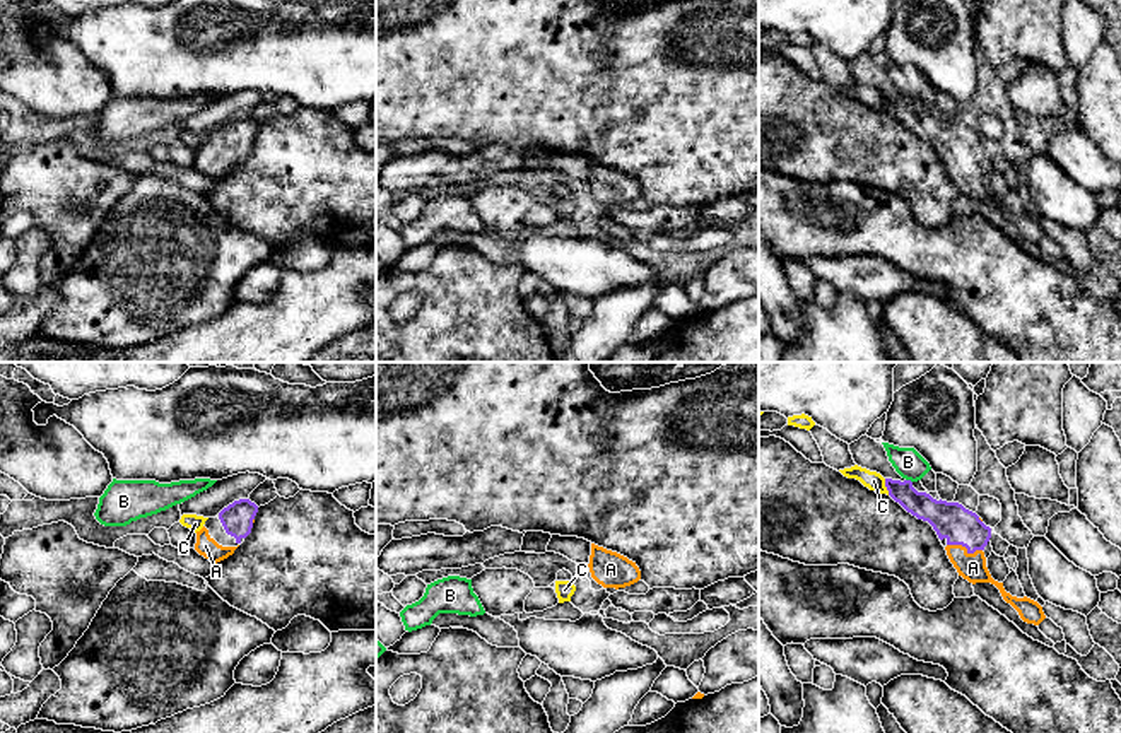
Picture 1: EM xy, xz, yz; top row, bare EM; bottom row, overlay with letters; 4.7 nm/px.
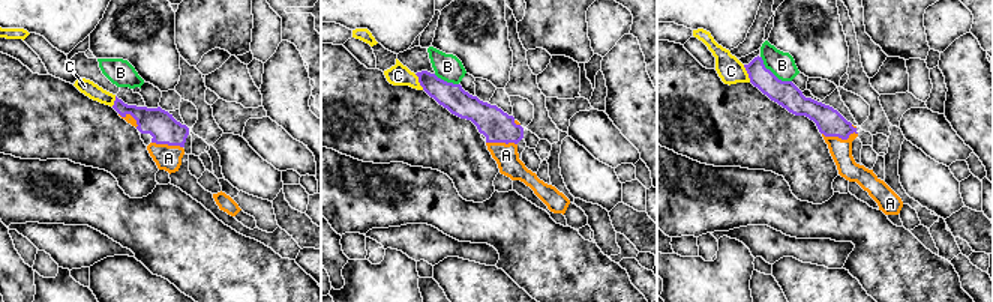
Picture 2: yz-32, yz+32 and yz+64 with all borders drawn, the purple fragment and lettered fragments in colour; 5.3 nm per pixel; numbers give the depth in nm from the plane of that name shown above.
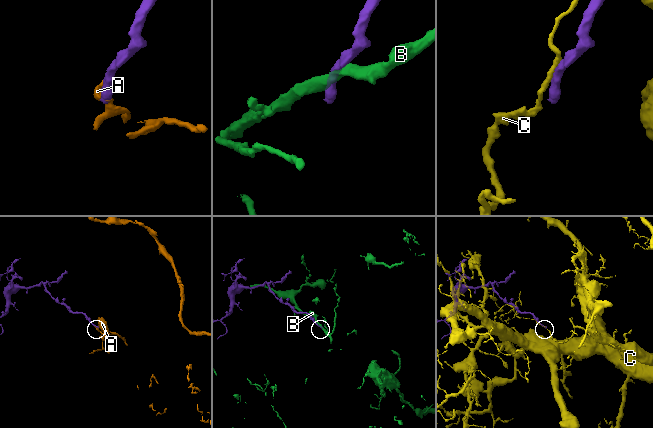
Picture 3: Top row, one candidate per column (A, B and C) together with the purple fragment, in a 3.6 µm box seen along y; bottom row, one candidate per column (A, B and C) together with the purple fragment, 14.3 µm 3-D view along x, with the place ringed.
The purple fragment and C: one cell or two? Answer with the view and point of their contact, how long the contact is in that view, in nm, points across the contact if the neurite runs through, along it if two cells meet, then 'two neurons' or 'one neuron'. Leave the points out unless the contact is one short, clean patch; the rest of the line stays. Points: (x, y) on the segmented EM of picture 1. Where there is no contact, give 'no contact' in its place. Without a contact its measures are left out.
yz (886, 486) | 80 nm | two neurons

